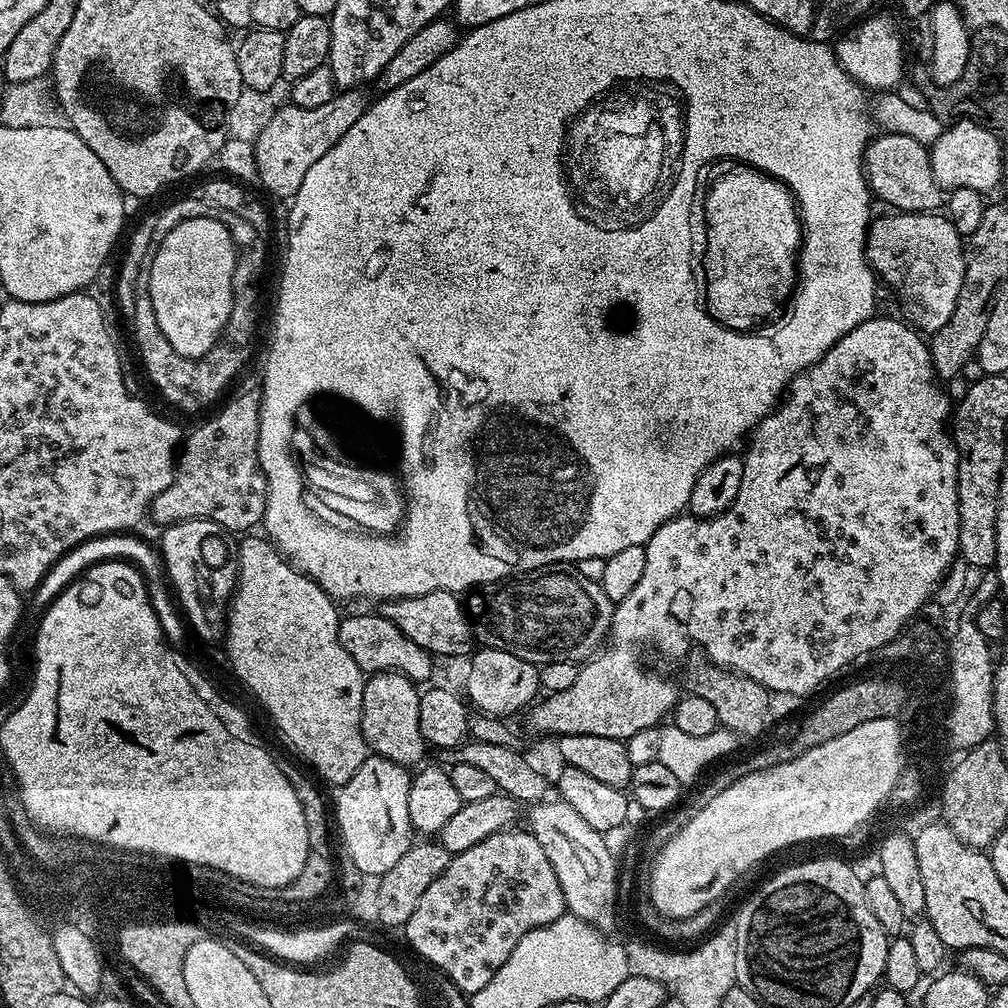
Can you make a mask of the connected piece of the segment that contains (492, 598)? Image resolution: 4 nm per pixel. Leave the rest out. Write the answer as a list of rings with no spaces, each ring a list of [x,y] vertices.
[[[544,570],[536,575],[540,576],[533,580],[509,578],[503,582],[483,585],[479,590],[473,591],[467,597],[469,600],[466,600],[473,637],[483,647],[510,650],[510,654],[526,658],[526,662],[537,666],[550,662],[591,660],[605,647],[612,631],[613,600],[606,598],[600,581],[582,578],[582,574],[575,570]]]

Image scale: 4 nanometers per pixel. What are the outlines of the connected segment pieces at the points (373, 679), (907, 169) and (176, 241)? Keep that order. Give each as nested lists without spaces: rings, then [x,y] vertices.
[[[378,672],[369,675],[362,694],[362,734],[375,755],[405,766],[419,765],[426,745],[418,726],[418,706],[421,689],[400,672]]]
[[[884,132],[877,135],[864,149],[864,174],[868,178],[871,195],[877,201],[889,204],[889,209],[897,212],[935,212],[939,213],[946,204],[946,192],[934,182],[934,170],[929,149],[914,138],[897,132]]]
[[[201,215],[192,216],[175,226],[158,246],[150,269],[150,299],[154,304],[154,318],[158,318],[162,334],[166,334],[166,342],[170,342],[178,354],[196,360],[211,348],[217,347],[219,340],[216,339],[225,335],[232,309],[232,279],[236,269],[237,249],[230,230],[222,226],[222,222]]]

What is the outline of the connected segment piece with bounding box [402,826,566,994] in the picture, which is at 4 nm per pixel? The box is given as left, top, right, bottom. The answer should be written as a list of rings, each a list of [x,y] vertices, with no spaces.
[[[513,826],[490,834],[490,838],[482,838],[482,842],[470,846],[470,850],[455,853],[446,870],[442,870],[442,874],[430,882],[426,894],[422,894],[418,910],[402,925],[402,933],[409,946],[422,959],[429,960],[427,963],[433,969],[443,972],[463,993],[471,994],[482,990],[482,986],[502,970],[510,954],[514,954],[514,946],[518,946],[530,930],[554,922],[565,912],[562,886],[541,843],[529,830]]]

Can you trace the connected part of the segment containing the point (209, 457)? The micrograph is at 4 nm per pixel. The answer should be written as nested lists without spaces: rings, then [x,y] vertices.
[[[254,391],[248,392],[245,396],[236,396],[220,413],[217,414],[213,420],[208,420],[205,424],[200,424],[192,433],[187,433],[186,439],[182,444],[182,451],[178,456],[178,463],[174,468],[174,475],[170,486],[166,486],[166,490],[162,490],[162,494],[158,494],[158,498],[154,498],[152,507],[150,509],[151,519],[156,519],[160,526],[167,526],[169,524],[177,524],[183,520],[213,520],[218,522],[218,526],[224,528],[225,533],[233,534],[232,532],[240,532],[239,534],[247,533],[249,530],[261,523],[264,519],[264,511],[266,510],[266,478],[264,477],[264,471],[260,468],[258,462],[258,422],[260,421],[260,397]]]

